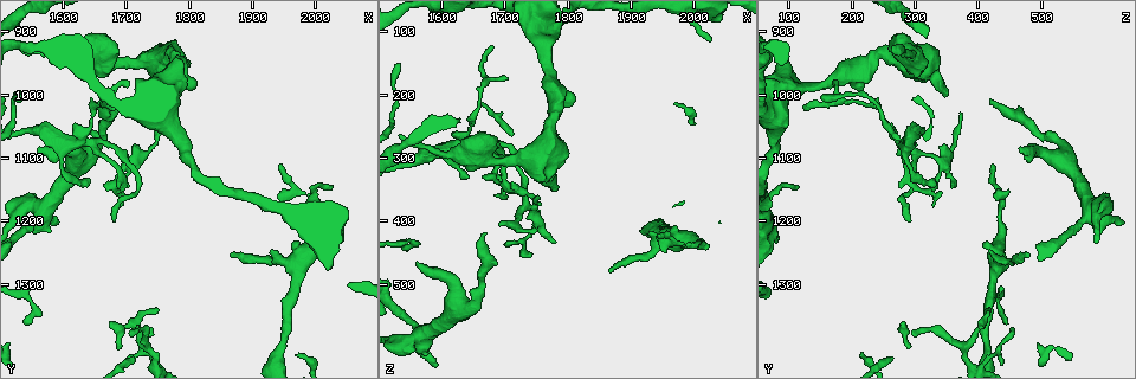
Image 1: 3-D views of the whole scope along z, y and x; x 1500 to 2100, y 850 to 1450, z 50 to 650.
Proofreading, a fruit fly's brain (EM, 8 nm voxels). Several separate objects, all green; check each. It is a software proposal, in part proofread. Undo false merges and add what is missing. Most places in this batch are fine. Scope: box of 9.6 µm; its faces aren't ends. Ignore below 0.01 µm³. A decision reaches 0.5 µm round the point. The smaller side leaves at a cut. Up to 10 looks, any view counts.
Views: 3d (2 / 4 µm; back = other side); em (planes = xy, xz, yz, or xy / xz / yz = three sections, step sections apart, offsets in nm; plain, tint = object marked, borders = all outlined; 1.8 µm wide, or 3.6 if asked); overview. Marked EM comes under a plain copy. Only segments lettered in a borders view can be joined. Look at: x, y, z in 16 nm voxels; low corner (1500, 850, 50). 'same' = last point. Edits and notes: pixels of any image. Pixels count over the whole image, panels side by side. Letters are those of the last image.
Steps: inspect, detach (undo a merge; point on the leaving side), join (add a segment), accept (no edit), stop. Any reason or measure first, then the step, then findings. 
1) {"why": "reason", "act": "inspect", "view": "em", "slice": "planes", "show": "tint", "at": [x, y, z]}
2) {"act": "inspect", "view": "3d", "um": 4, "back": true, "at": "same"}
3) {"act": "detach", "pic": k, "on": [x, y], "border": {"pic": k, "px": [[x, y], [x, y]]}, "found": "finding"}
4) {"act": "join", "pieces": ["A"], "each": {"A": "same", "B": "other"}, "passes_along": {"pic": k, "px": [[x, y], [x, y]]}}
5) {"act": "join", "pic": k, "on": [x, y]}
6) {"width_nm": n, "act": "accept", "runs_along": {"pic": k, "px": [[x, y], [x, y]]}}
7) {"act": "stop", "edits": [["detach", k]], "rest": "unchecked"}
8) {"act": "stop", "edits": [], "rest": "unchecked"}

{"why": "branch stops here", "act": "inspect", "view": "3d", "um": 4, "at": [1670, 1010, 420]}

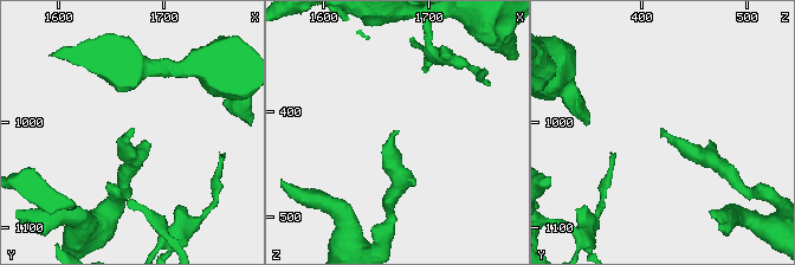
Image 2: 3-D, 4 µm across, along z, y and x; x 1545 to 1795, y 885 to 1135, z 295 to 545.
{"why": "shape alone is not enough", "act": "inspect", "view": "em", "slice": "yz", "step": 4, "show": "tint", "at": [1670, 1006, 418]}

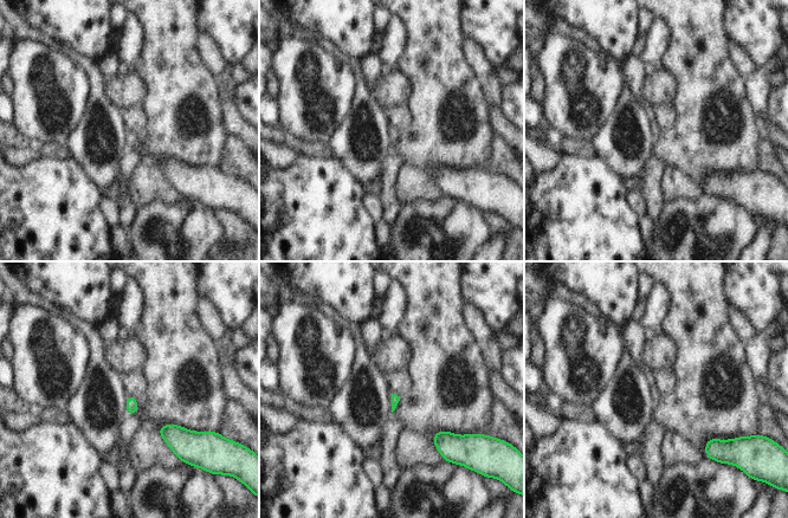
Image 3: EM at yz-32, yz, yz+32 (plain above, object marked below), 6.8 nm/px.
{"why": "cut it another way", "act": "inspect", "view": "em", "slice": "planes", "show": "borders", "at": "same"}

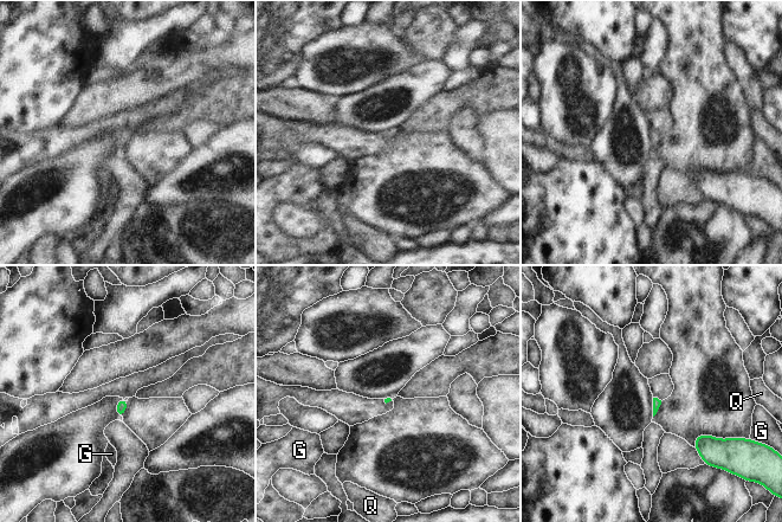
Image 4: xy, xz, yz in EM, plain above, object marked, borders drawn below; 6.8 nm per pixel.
{"longest_contact_nm": ["G", 140], "act": "accept", "each": {"G": "other", "Q": "other"}, "found": "none of them fits"}

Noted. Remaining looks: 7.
{"why": "an open end", "act": "inspect", "view": "em", "um": 3.6, "slice": "planes", "show": "borders", "at": [1860, 1255, 480]}

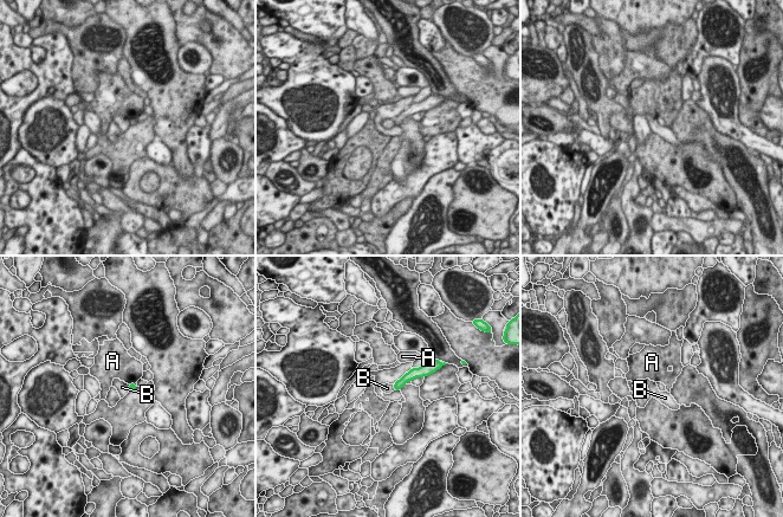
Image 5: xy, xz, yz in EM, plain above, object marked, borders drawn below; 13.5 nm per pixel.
{"act": "accept", "each": {"A": "other", "B": "other"}, "found": "no lettered segment goes on from it"}

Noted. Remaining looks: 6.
{"why": "looks like a crossing", "act": "inspect", "view": "3d", "um": 4, "at": [1620, 1075, 285]}

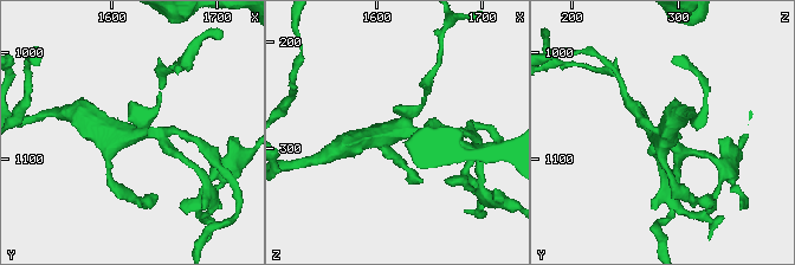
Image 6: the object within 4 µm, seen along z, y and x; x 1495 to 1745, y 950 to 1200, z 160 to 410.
{"why": "shape alone is not enough", "act": "inspect", "view": "em", "slice": "planes", "show": "borders", "at": [1620, 1076, 284]}

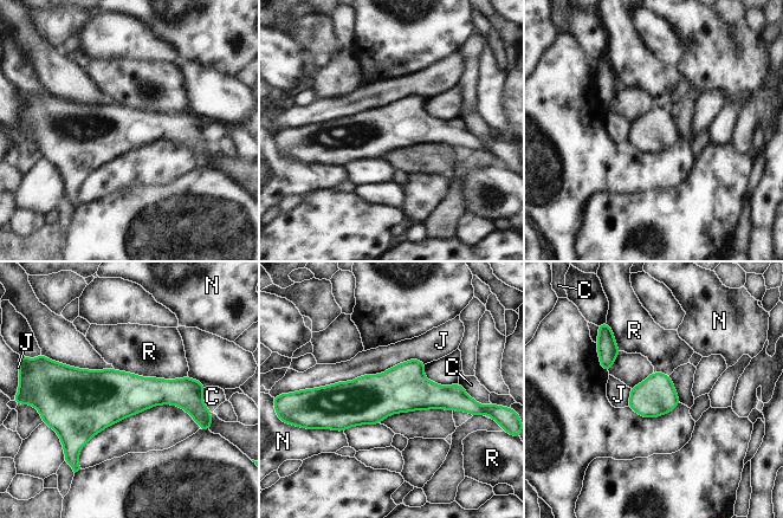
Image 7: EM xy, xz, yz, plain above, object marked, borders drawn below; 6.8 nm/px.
{"act": "accept", "each": {"C": "other", "J": "other", "N": "other", "R": "other"}, "found": "one neuron here"}

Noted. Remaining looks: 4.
{"why": "free end", "act": "inspect", "view": "em", "slice": "planes", "show": "borders", "at": [2025, 1145, 115]}

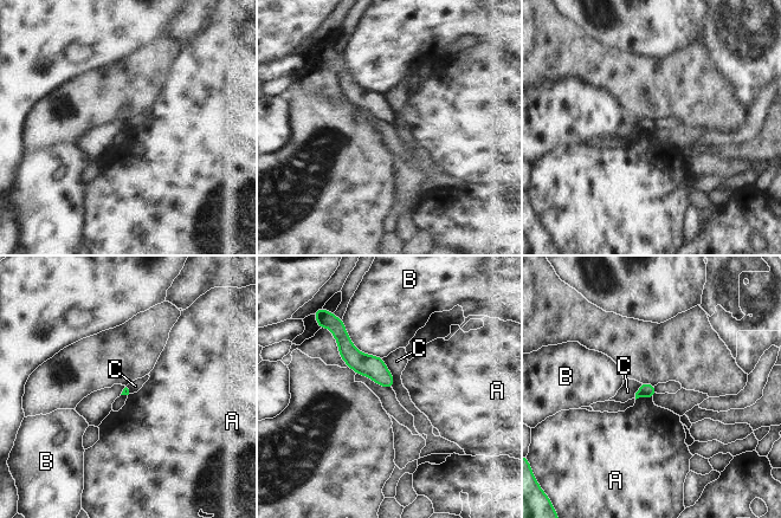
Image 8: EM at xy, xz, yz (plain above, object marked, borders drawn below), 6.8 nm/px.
{"act": "accept", "each": {"A": "other", "B": "other", "C": "other"}, "border": {"pic": 8, "px": [[381, 358], [393, 379], [393, 388]]}, "found": "none of them fits"}

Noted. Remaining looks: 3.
{"act": "stop", "edits": [], "rest": "unchecked"}

